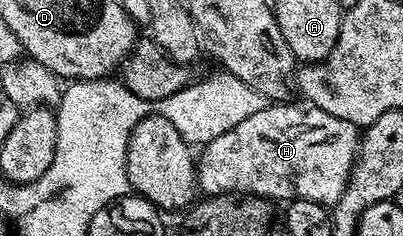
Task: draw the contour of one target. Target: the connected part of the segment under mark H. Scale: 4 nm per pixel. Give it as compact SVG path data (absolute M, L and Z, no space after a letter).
M272 102L203 145L196 178L205 197L253 194L269 201L313 200L331 206L342 198L358 147L357 125L303 103Z

